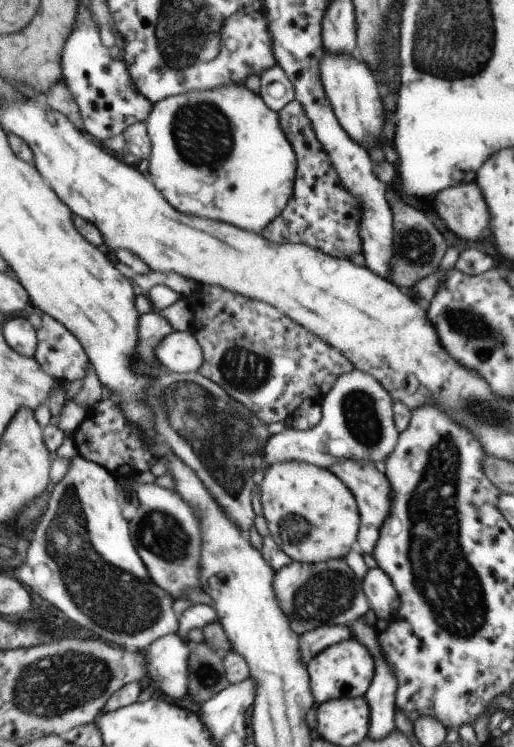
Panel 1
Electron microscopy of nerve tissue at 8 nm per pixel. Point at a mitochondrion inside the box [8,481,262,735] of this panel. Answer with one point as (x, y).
(50, 686)

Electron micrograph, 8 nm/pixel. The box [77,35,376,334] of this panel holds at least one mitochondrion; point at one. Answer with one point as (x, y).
(202, 134)

